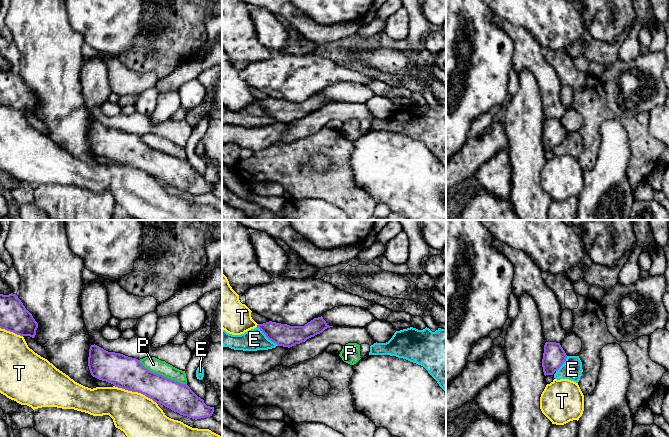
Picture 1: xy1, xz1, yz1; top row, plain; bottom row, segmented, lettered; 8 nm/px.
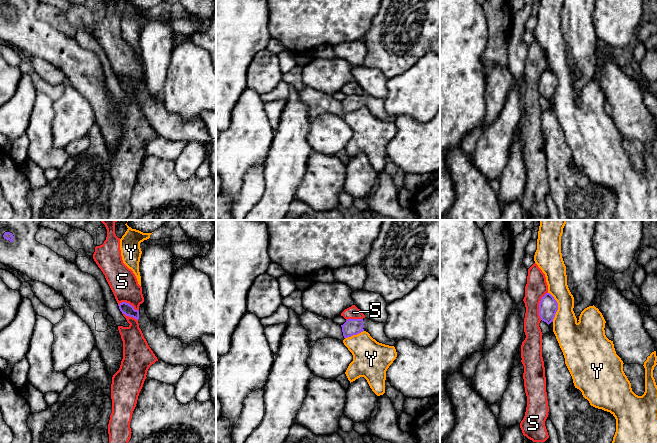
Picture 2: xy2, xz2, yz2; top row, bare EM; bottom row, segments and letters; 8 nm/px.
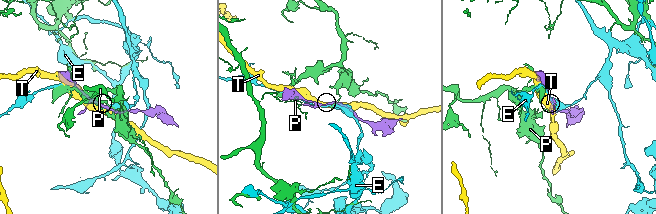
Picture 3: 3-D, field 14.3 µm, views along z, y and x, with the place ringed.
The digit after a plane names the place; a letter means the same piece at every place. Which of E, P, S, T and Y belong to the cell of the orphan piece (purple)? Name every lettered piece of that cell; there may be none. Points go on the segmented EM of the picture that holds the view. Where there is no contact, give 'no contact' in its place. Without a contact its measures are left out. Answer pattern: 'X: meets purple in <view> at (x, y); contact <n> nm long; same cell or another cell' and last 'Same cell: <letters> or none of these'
E: meets purple in xz1 at (267, 337); contact 240 nm long; another cell
P: meets purple in xy1 at (161, 375); contact 440 nm long; another cell
S: meets purple in yz2 at (539, 306); contact 240 nm long; another cell
T: meets purple in xy1 at (135, 391); contact 380 nm long; another cell
Y: meets purple in yz2 at (557, 307); contact 240 nm long; another cell
Same cell: none of these

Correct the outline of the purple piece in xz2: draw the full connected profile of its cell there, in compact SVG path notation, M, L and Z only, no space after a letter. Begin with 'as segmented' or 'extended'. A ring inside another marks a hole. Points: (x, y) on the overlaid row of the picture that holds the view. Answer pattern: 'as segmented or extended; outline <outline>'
extended; outline M367 318L363 319L347 319L346 322L341 325L344 338L357 335L363 331L366 331L377 342L394 346L396 341L386 336L384 332L385 323L379 323Z

